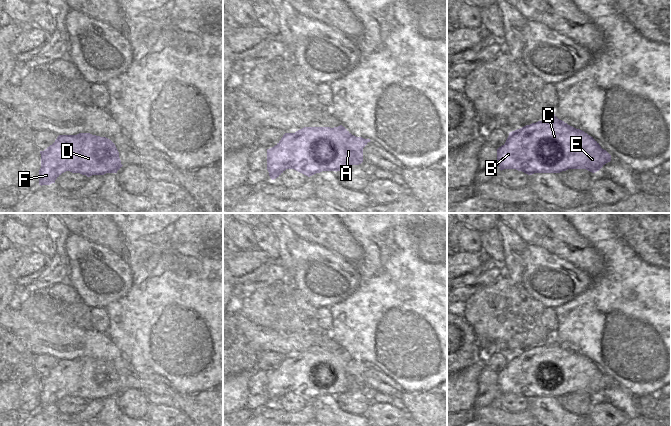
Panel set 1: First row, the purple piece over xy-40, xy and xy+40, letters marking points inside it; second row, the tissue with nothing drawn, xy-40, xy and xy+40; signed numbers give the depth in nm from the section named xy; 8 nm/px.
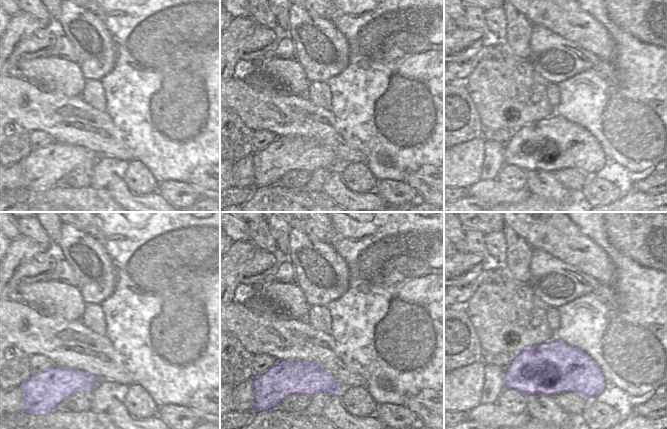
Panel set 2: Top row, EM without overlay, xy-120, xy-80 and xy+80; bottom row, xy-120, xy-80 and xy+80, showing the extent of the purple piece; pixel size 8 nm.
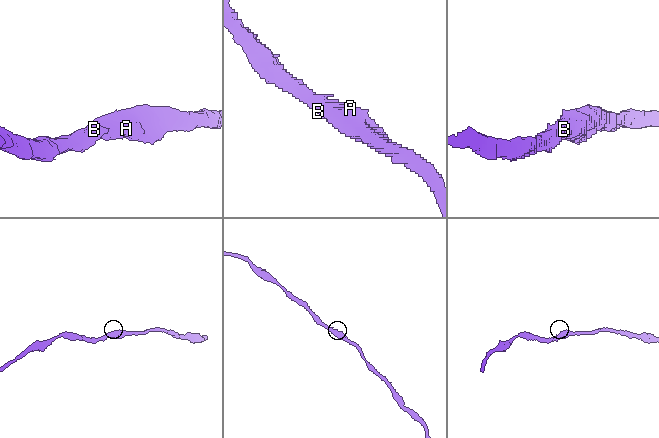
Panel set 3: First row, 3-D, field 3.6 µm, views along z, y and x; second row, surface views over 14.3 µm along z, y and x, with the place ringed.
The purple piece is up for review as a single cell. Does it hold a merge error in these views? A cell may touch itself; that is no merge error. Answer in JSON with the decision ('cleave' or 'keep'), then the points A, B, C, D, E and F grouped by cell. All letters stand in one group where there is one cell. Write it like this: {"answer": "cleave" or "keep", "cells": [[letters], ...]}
{"answer": "keep", "cells": [["A", "B", "C", "D", "E", "F"]]}

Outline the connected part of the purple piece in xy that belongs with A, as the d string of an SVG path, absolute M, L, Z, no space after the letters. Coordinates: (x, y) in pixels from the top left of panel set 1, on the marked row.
M342 125L330 127L304 127L295 133L285 133L272 148L267 149L267 170L272 180L286 169L294 169L308 177L322 171L340 171L363 162L363 148L370 139L352 135Z

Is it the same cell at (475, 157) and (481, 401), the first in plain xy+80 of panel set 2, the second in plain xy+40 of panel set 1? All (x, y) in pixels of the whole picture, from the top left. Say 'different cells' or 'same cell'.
different cells

